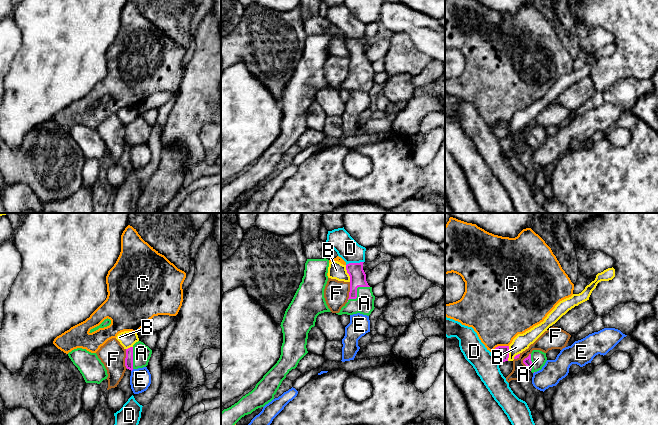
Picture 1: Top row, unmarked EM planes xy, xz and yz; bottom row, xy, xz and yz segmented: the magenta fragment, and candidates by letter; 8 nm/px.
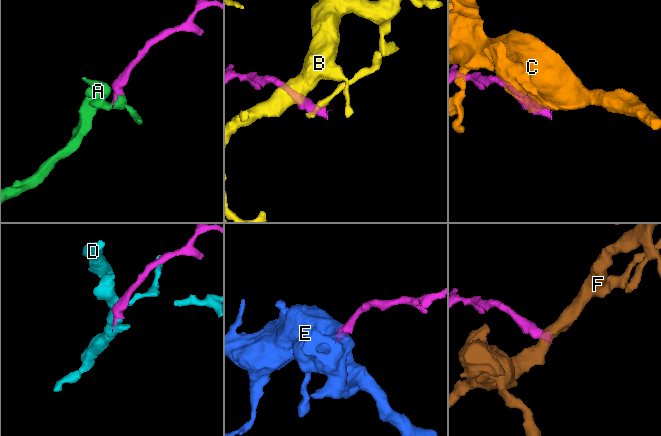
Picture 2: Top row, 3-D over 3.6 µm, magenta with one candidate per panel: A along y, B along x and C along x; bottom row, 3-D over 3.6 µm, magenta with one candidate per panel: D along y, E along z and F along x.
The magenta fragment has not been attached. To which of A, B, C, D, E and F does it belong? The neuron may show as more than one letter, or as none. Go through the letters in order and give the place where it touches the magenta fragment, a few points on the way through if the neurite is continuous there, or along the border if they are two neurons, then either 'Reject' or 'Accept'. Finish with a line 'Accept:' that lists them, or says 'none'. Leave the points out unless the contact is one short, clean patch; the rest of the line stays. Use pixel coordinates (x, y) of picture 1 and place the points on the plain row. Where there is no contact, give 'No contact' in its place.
A: Touches magenta at xz (356, 68). Path across: xz (357, 51), (356, 68), (364, 79). Accept
B: Touches magenta at xz (347, 48). Boundary: xz (345, 41), (350, 57). Reject
C: Touches magenta at yz (498, 122). Reject
D: Touches magenta at xz (354, 39). Boundary: xz (363, 37), (346, 41). Reject
E: No contact. Reject
F: Touches magenta at xy (125, 135). Boundary: xy (125, 125), (125, 142), (127, 144). Reject
Accept: A

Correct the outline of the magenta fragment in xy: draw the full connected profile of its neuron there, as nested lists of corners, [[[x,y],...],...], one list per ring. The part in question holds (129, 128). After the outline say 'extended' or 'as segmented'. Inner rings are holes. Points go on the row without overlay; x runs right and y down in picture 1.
[[[138,117],[126,125],[125,142],[129,146],[143,144],[148,141],[152,126],[143,118]]] | extended

